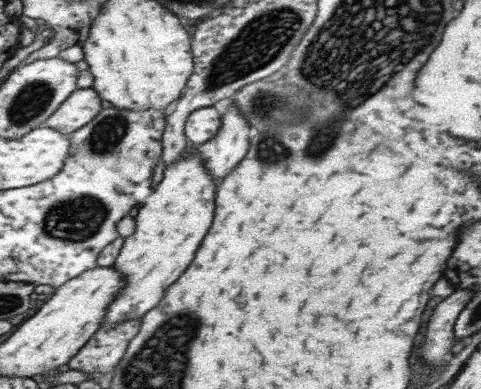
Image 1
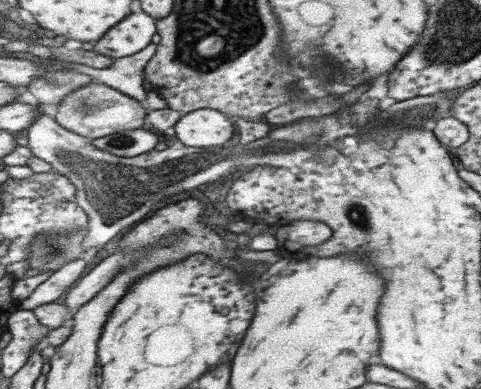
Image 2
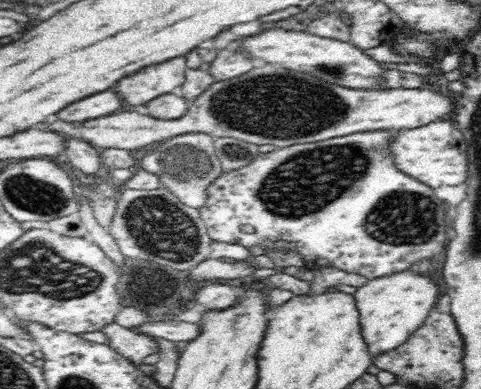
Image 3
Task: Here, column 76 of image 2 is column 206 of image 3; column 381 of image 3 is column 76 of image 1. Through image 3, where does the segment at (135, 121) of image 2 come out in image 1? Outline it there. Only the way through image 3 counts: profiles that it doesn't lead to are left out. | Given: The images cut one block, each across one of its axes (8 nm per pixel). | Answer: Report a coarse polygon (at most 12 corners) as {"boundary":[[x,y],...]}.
{"boundary":[[93,88],[75,90],[43,122],[65,136],[103,108]]}

